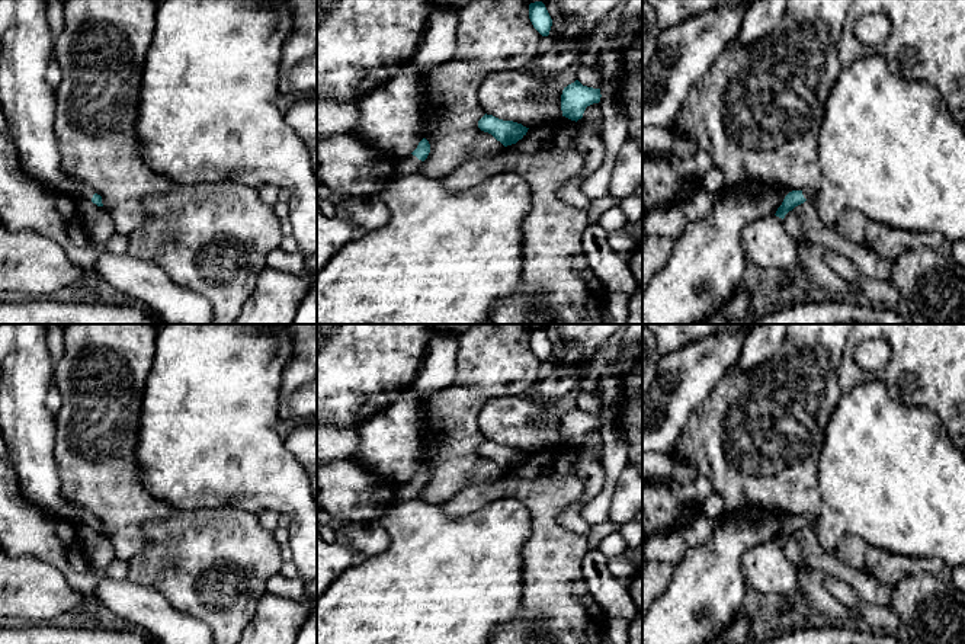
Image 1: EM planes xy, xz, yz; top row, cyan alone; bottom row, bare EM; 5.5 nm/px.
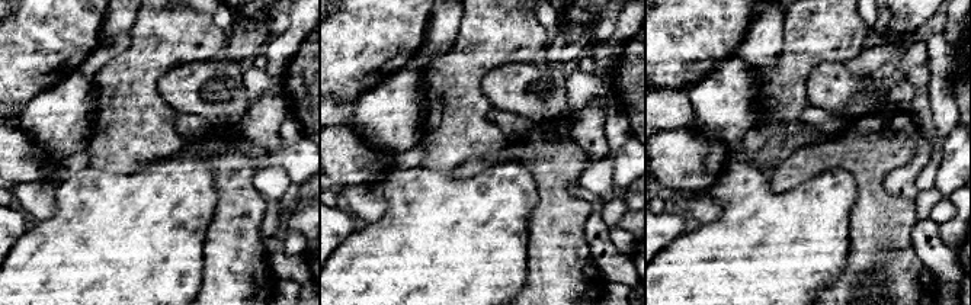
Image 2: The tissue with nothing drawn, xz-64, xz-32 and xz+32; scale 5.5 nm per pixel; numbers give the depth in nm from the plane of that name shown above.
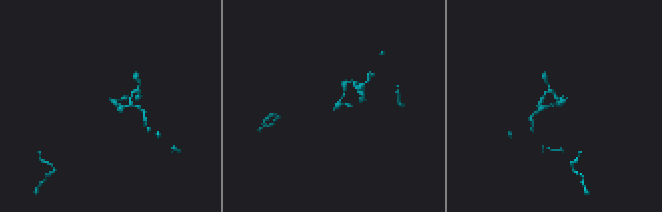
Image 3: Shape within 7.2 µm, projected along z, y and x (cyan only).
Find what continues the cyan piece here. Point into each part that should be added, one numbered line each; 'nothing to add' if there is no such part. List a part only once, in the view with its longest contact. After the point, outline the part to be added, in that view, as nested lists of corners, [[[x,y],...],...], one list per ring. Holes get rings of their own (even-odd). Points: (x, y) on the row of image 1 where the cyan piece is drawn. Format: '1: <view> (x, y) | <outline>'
1: xz (410, 164) | [[[411,154],[395,163],[394,176],[416,173],[420,170],[421,163],[421,160]]]

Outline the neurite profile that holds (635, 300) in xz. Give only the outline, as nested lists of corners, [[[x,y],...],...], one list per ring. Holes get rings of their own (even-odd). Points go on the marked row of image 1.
[[[638,288],[628,298],[628,324],[642,324],[642,289]]]

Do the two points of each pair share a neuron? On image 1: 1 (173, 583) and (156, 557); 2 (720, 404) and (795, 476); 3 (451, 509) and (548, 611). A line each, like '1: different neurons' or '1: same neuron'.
1: same neuron
2: same neuron
3: same neuron

